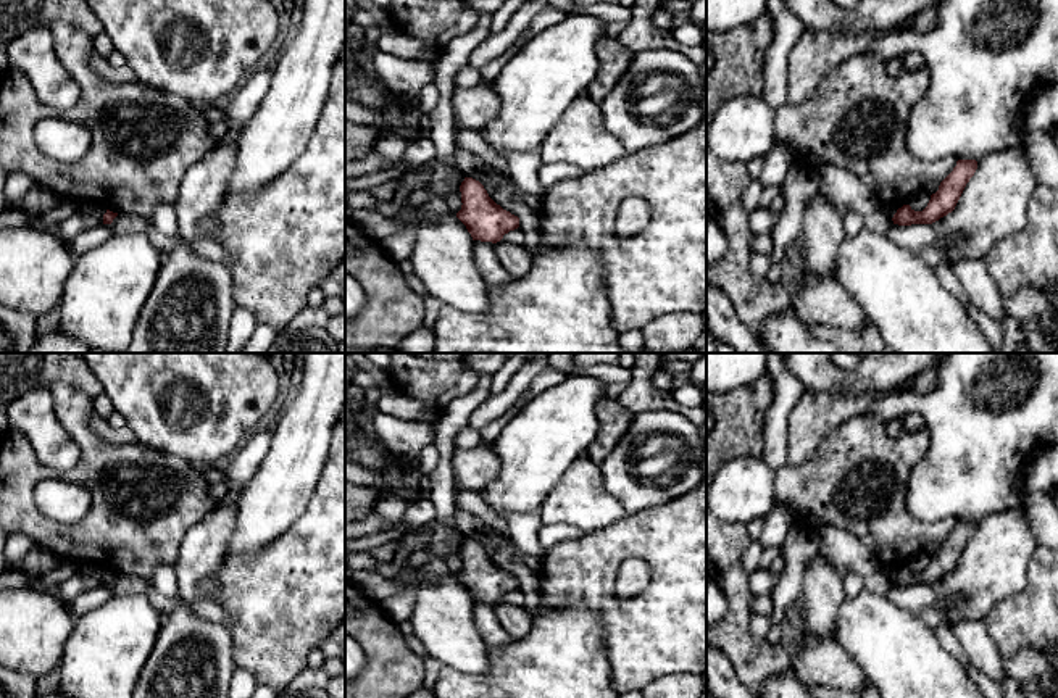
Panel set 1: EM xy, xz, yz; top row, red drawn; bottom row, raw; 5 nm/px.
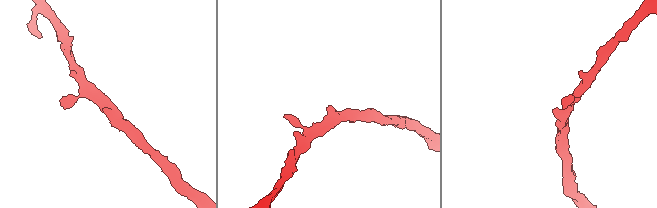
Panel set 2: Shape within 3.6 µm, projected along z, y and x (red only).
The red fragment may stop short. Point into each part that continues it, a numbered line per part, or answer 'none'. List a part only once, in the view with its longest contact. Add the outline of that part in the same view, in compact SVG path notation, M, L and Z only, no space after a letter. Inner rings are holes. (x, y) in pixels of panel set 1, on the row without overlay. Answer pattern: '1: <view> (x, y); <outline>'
none

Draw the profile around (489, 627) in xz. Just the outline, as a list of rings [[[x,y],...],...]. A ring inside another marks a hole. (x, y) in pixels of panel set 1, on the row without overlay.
[[[474,601],[474,621],[481,637],[489,646],[503,646],[514,642],[500,625],[495,616],[495,605]]]

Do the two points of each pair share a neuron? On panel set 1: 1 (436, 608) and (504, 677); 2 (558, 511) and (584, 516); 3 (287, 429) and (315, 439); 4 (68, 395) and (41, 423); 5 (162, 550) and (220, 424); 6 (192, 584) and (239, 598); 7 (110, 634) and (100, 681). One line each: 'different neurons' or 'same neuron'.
1: different neurons
2: same neuron
3: same neuron
4: different neurons
5: different neurons
6: different neurons
7: same neuron

